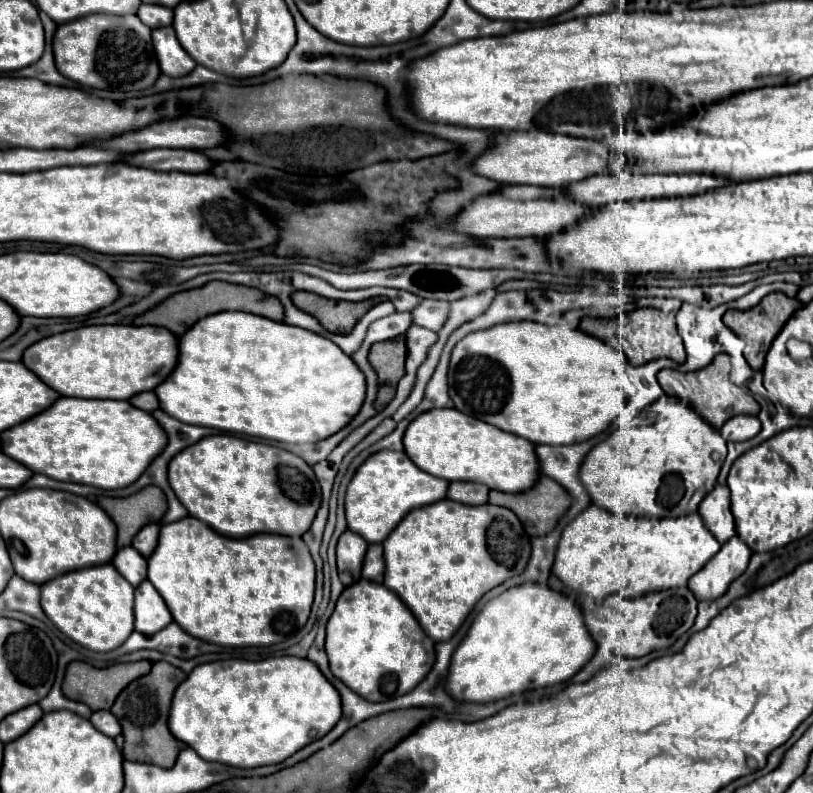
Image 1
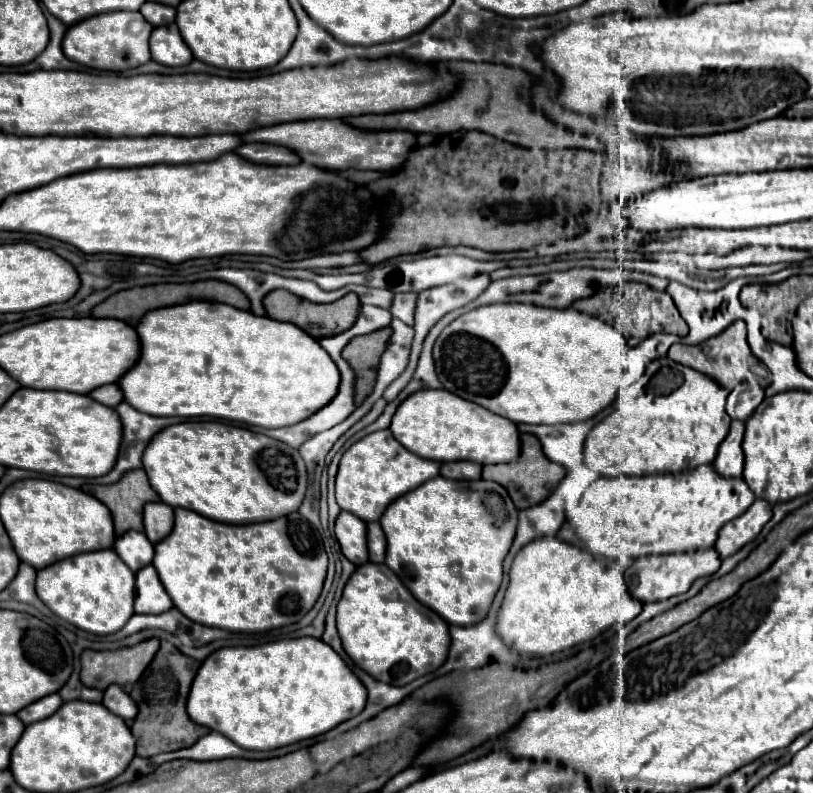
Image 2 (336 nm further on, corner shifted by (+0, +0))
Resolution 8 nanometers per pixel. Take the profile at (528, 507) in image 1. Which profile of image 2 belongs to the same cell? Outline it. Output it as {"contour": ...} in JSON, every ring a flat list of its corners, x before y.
{"contour":[[524,433,520,439,522,439,522,449,520,449,518,459,512,463,502,463,502,465,484,465,482,479,490,479,490,481,496,481,502,487,506,487,516,509,526,509,534,503,544,501,554,491,554,487,560,483,560,479,564,479,566,471,558,463,552,463,546,459,546,455,542,453,542,445,540,445,538,437]]}

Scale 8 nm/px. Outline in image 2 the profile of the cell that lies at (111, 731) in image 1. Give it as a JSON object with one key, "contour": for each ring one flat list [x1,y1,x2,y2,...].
{"contour":[[110,685,106,691,104,691,104,701,102,701,114,715,130,721,136,717,138,713,138,705,134,703,134,699,120,687,120,685]]}

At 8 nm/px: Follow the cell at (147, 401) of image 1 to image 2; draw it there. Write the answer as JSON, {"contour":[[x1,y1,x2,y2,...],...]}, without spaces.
{"contour":[[114,383,106,385,106,387,96,387,94,391,88,393,94,401,106,405,106,407,116,407,120,401,122,401,122,391,120,387,116,387]]}

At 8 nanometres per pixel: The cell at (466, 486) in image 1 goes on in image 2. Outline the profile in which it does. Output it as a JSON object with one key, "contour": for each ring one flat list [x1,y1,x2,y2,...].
{"contour":[[446,461,440,467,440,475,446,479,478,479,482,465,472,461]]}

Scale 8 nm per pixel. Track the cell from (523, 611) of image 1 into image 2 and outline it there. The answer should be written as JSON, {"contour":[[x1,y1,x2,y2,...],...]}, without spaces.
{"contour":[[544,535,522,547,512,561,510,585,506,589,502,611,498,613,498,635,502,635,502,639,506,639,506,643,510,643,520,655,550,655,594,639,616,623,628,623,640,611,642,603,630,595,616,561,606,567,588,551,560,541,556,535]]}

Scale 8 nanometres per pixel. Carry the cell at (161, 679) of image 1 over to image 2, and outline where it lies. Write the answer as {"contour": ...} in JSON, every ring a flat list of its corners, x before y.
{"contour":[[162,641,160,651,156,653,150,667,144,671,144,675,138,679,138,683,132,689,132,699,138,703,138,715,132,723,132,733,136,737,142,737,140,743,136,743,136,755,138,757,154,757,164,751,176,751,182,747,194,745,202,735,206,735,210,729,194,723,186,713,186,699,190,693,192,679,200,667,200,661,180,653,172,643]]}

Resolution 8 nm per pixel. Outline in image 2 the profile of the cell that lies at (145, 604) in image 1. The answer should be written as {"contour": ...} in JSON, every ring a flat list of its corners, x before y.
{"contour":[[146,565,136,573,136,599,134,599,134,611,136,613,164,613,172,609,172,601,154,569,154,565]]}

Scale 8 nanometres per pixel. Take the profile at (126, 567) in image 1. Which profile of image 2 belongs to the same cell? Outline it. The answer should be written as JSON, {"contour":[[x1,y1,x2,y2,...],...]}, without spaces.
{"contour":[[142,531,124,533,122,537,116,539,114,549,134,573,144,565,152,563,152,557,154,557,154,545]]}

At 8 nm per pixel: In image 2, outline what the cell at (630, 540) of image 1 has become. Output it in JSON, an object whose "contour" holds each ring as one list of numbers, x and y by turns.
{"contour":[[712,463,700,465,696,469,686,469,682,473,670,475,618,475,618,477,600,477,592,485,592,493,586,489,574,515,572,525,580,539,580,545,588,549,592,555,604,555,610,559,628,557,630,561,638,559,638,555,664,555,664,553,682,553,696,551,702,547,712,547,718,539,718,531,742,515,756,499,752,489,746,485,742,477,722,477]]}

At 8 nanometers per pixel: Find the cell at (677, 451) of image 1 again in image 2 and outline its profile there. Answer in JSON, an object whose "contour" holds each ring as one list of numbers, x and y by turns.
{"contour":[[660,357,646,367,644,375,636,383,620,389,616,409,604,421,592,427,584,443,584,461,592,471,604,477,618,477,620,473,680,473,684,467,694,469,698,465,712,463,716,459,720,443,728,435,732,421,724,409,726,395,728,391,712,377,698,373,692,367,680,365,668,357]]}

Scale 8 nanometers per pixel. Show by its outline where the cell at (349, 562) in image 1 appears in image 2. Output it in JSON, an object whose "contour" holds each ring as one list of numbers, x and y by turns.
{"contour":[[340,511,336,519,336,539,342,547,342,553,354,563,362,565,368,561,368,547,366,547,366,523,348,511]]}

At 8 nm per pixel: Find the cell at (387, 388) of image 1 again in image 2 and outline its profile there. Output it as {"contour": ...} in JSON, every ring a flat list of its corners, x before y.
{"contour":[[390,327,372,331,368,335,354,337,342,351,342,357,350,363,356,381,354,381,354,403,362,403,362,399,372,391,376,369,380,363,380,355,386,349,386,343,390,339,392,331]]}

